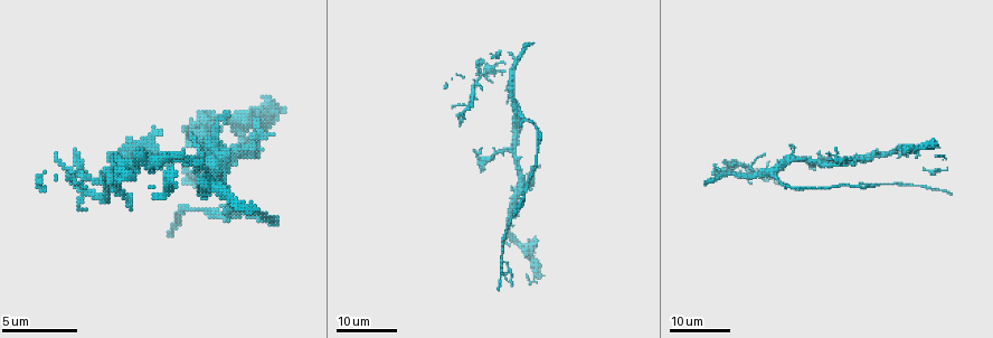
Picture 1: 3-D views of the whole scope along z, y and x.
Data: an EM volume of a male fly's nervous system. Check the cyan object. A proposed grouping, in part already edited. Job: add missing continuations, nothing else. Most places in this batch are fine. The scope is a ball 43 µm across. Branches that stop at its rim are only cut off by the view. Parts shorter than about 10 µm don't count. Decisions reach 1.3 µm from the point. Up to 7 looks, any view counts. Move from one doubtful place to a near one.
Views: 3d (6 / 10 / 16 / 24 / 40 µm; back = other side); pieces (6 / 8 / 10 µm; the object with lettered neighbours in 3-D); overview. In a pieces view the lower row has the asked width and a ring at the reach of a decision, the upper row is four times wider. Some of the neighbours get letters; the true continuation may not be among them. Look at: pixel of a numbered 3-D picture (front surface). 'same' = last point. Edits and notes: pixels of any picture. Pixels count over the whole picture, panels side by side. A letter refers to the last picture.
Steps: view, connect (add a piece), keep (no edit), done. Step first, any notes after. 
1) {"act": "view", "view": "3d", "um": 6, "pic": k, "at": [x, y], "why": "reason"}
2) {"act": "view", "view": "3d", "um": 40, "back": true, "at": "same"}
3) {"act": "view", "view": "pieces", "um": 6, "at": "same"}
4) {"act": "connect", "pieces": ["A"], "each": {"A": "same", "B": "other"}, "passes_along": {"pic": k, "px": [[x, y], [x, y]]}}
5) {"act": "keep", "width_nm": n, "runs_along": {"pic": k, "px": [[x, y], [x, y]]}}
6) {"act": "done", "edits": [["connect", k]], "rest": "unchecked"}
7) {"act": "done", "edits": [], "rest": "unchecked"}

{"act": "view", "view": "3d", "um": 16, "pic": 1, "at": [458, 126], "why": "free end"}

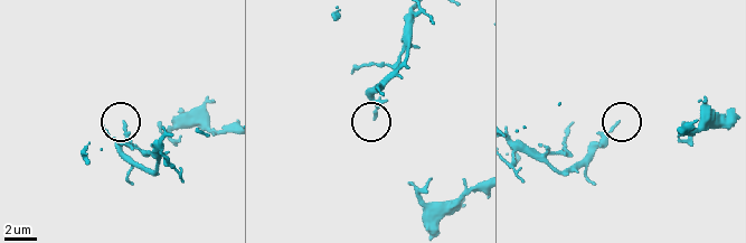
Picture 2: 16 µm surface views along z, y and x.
{"act": "view", "view": "pieces", "um": 8, "pic": 2, "at": [375, 120]}

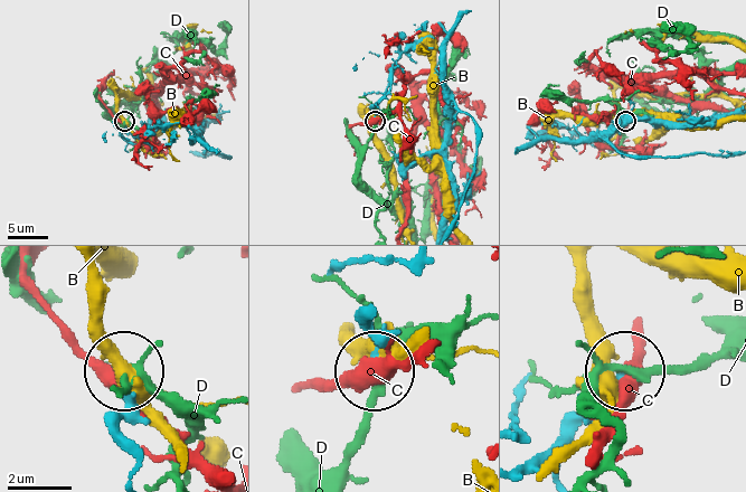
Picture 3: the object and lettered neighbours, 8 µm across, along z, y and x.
{"act": "keep", "width_nm": 150, "each": {"B": "other", "C": "other", "D": "other"}, "found": "no lettered piece goes on from it"}

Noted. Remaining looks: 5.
{"act": "view", "view": "3d", "um": 24, "pic": 1, "at": [480, 148], "why": "thin end"}

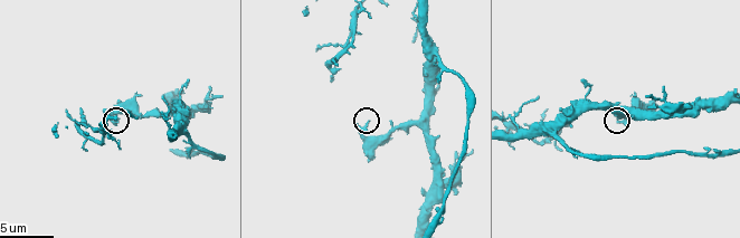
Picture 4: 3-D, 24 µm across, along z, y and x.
{"act": "view", "view": "3d", "um": 10, "pic": 4, "at": [370, 121]}

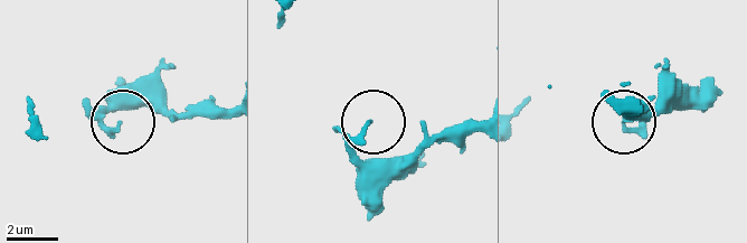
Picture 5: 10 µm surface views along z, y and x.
{"act": "view", "view": "pieces", "um": 10, "pic": 5, "at": [625, 124]}

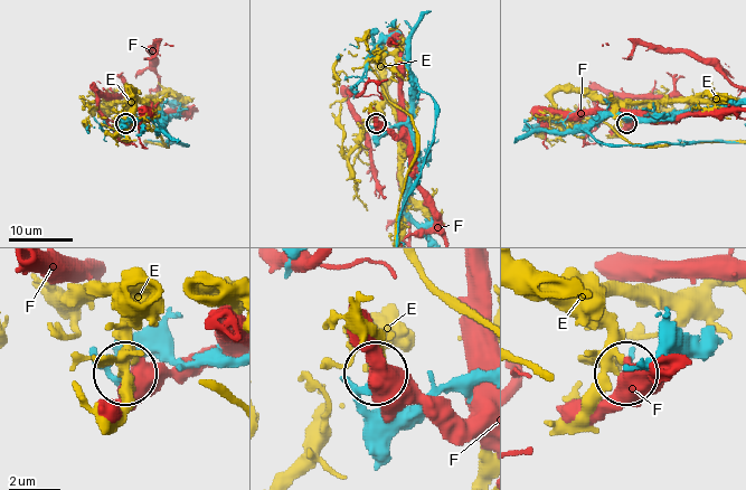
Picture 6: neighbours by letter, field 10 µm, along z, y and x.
{"act": "keep", "each": {"E": "other", "F": "other"}, "found": "no lettered piece goes on from it"}

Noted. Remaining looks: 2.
{"act": "view", "view": "pieces", "um": 10, "pic": 4, "at": [191, 156], "why": "an open end"}

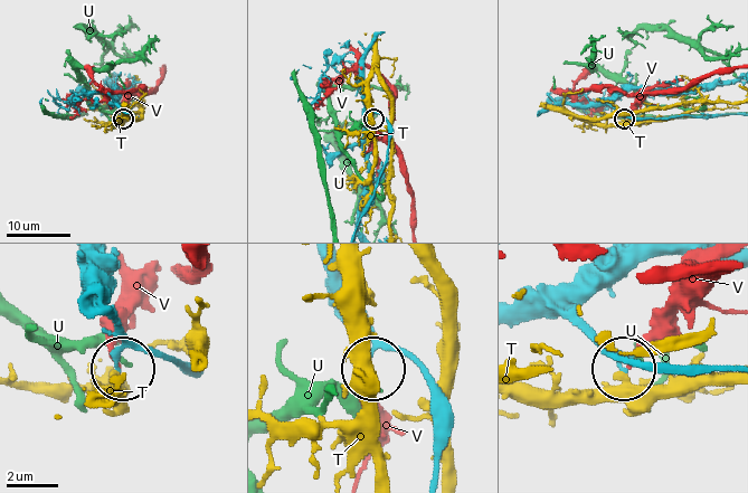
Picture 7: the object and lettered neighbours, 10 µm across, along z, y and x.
{"act": "keep", "width_nm": 270, "each": {"T": "other", "U": "other", "V": "other"}, "found": "none of them fits"}

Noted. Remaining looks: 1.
{"act": "done", "edits": [], "rest": "unchecked"}

